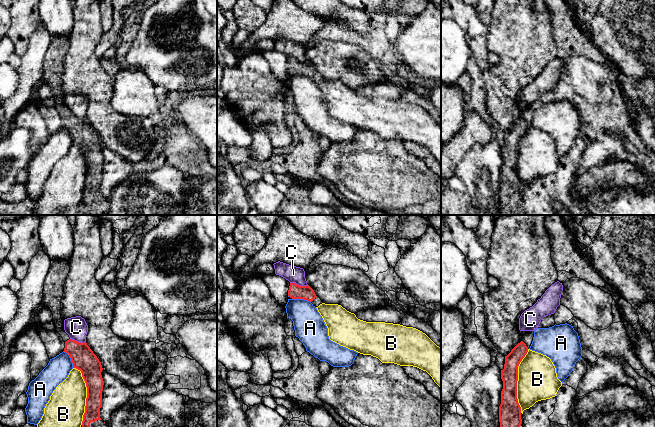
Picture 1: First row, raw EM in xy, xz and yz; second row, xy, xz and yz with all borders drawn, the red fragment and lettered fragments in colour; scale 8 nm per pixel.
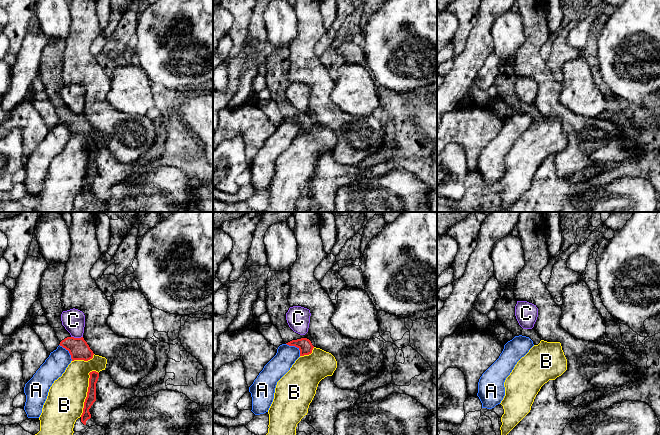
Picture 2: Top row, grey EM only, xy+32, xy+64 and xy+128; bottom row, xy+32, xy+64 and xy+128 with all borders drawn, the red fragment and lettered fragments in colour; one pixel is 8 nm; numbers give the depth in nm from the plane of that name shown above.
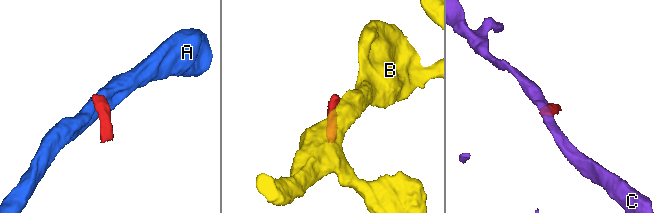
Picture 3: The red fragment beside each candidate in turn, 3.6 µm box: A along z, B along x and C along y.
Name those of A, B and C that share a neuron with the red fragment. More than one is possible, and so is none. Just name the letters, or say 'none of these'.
none of these

